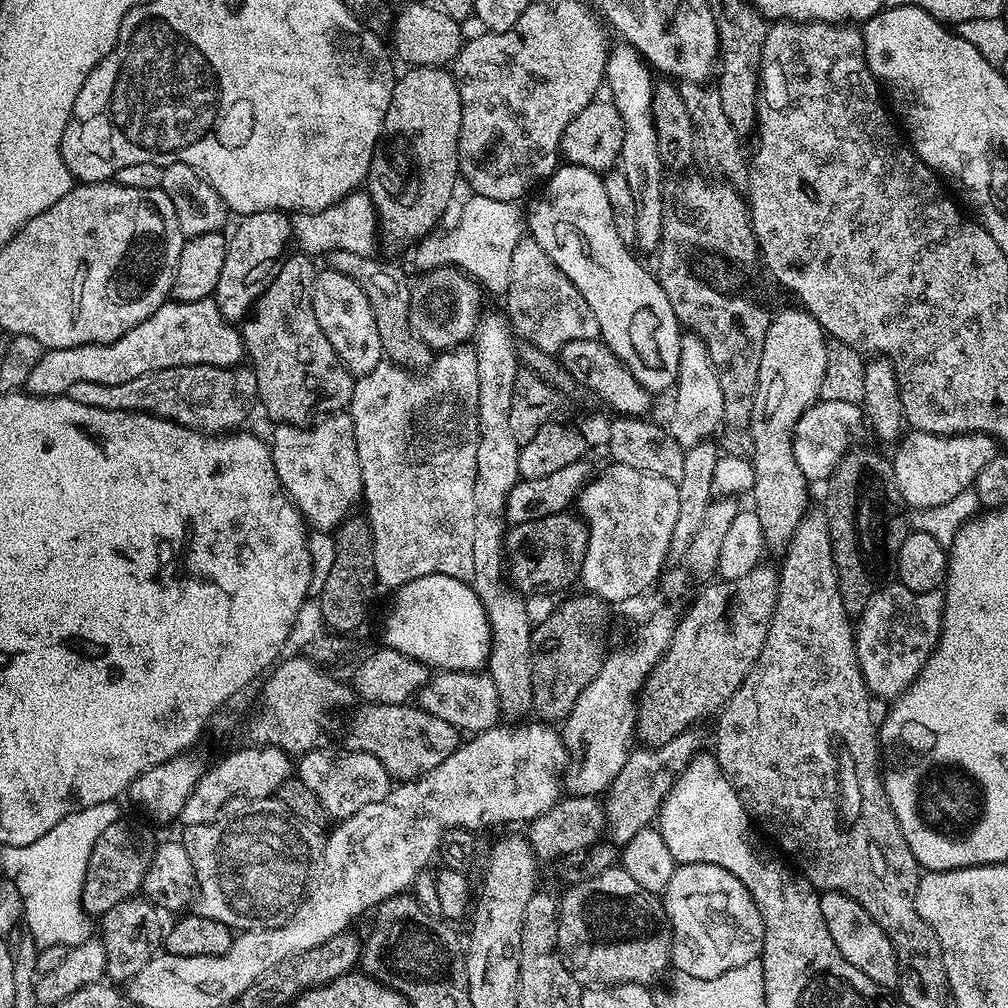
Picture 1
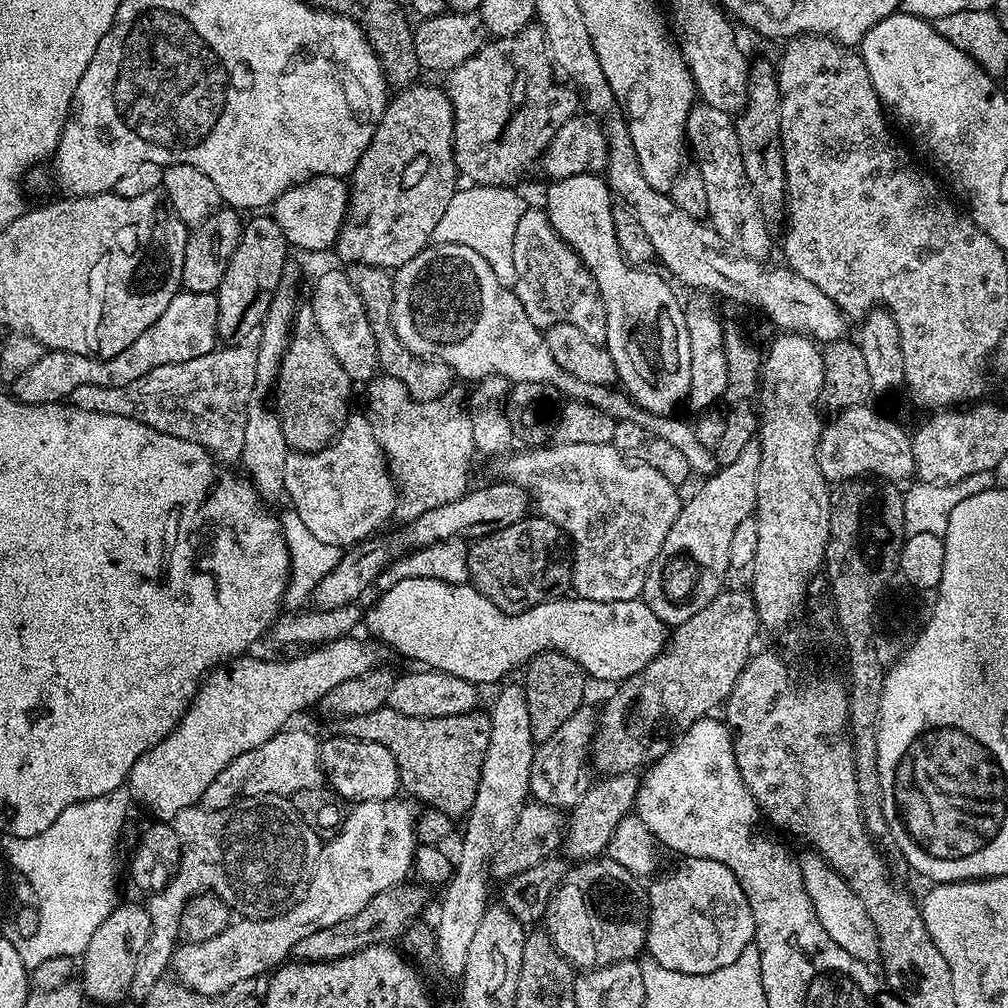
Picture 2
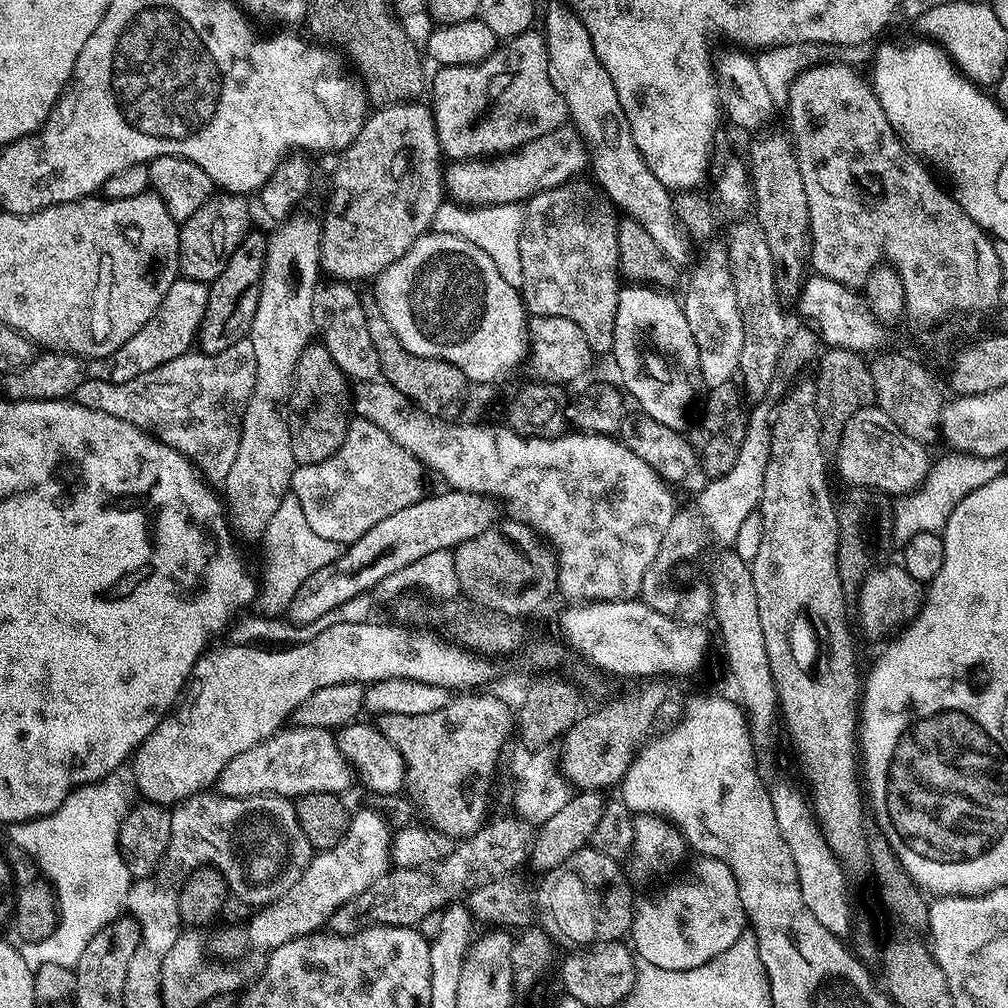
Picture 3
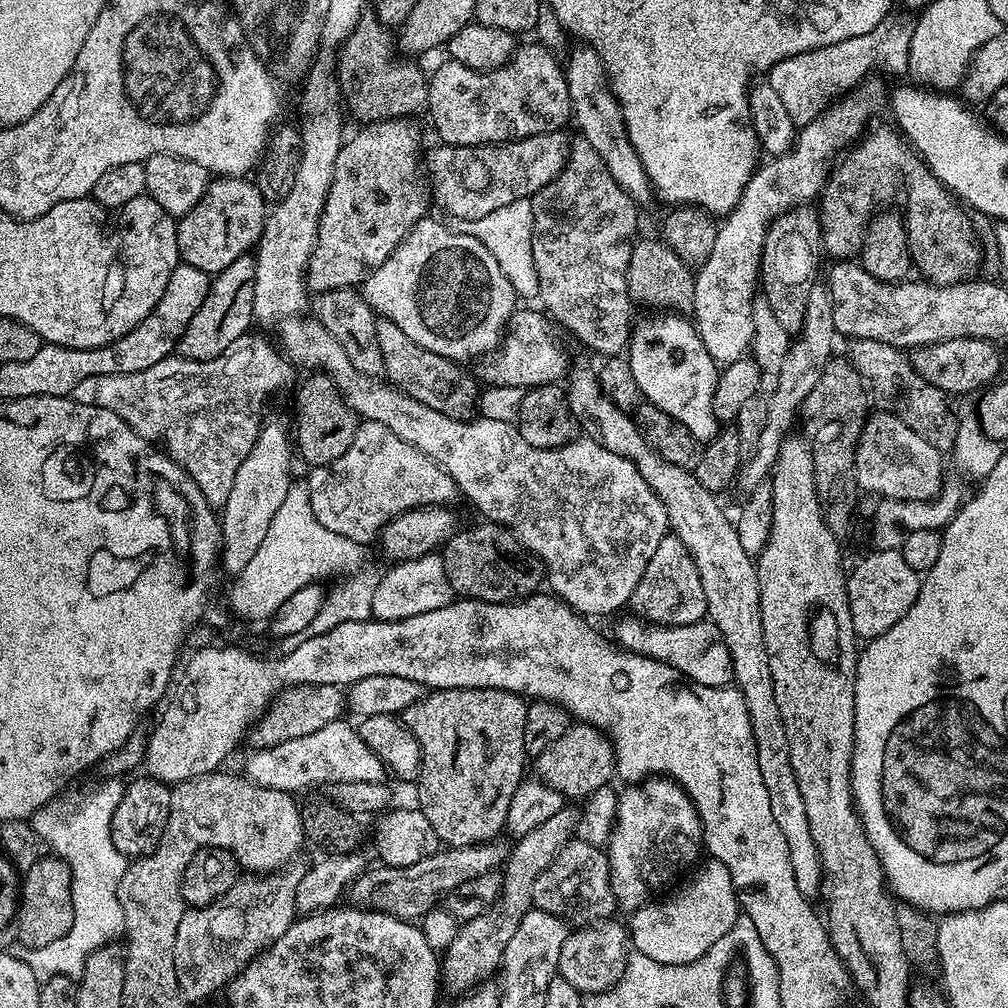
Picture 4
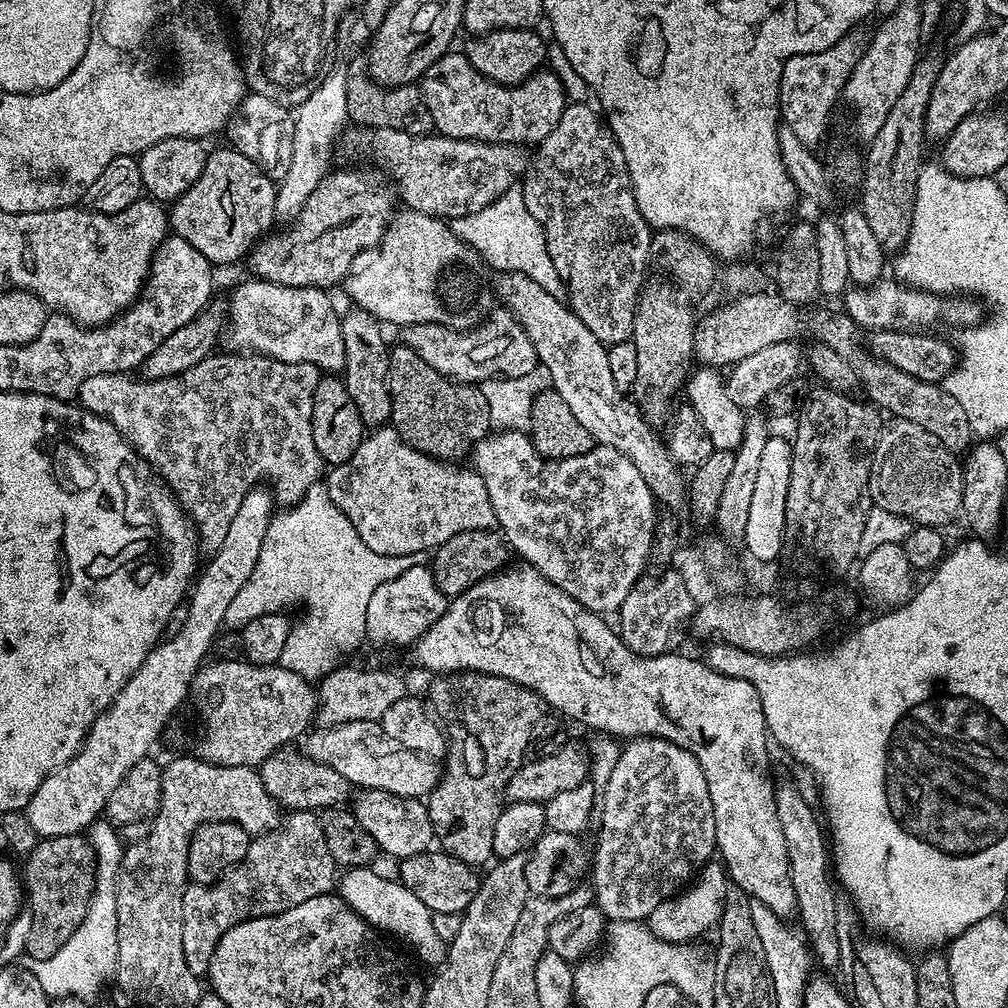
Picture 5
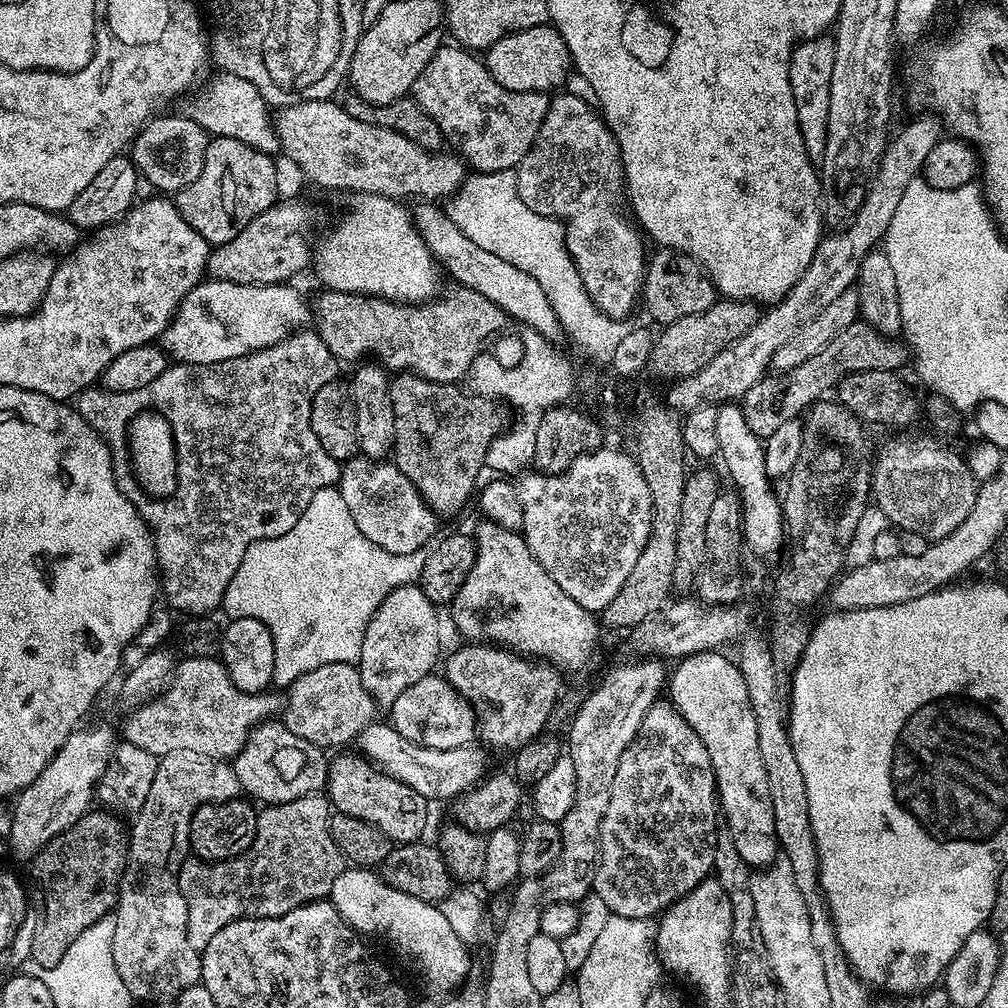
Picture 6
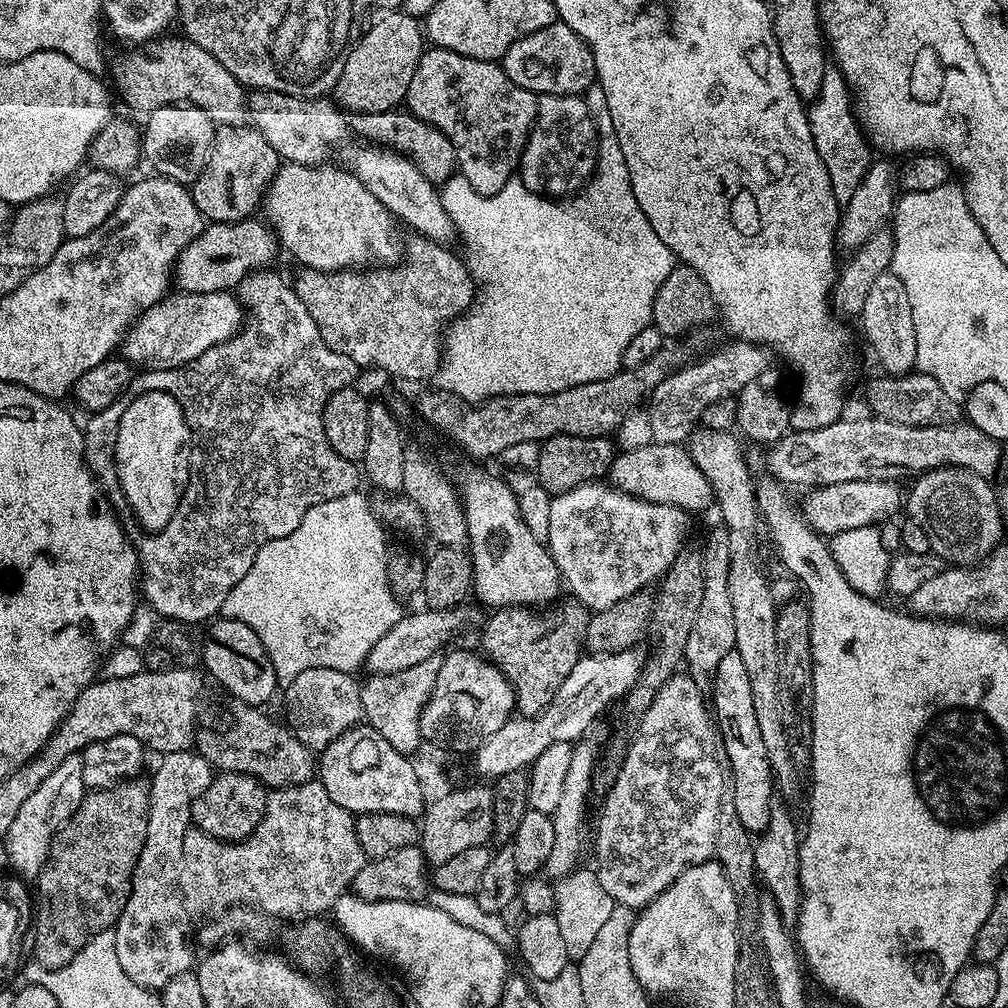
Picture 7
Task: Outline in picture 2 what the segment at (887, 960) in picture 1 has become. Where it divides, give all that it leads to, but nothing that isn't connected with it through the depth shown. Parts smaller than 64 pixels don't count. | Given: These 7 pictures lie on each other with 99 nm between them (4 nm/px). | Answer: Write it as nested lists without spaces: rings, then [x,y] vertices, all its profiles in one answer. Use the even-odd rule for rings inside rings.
[[[808,850],[805,856],[799,857],[799,861],[806,894],[810,894],[814,914],[818,914],[818,922],[822,922],[826,934],[830,934],[830,938],[834,938],[834,942],[838,942],[838,946],[842,946],[842,950],[850,954],[850,958],[858,958],[866,965],[879,961],[878,930],[874,922],[870,922],[870,914],[866,914],[866,906],[862,906],[862,898],[854,894],[852,887],[821,858],[819,852]]]

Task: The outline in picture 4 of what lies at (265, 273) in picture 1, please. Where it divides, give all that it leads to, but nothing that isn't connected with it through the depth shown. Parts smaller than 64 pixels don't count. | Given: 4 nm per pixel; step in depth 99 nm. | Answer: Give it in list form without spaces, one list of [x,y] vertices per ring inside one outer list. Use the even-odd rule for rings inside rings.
[[[251,255],[240,256],[226,270],[215,273],[211,277],[208,293],[198,306],[198,314],[186,326],[178,345],[179,355],[185,360],[209,360],[218,358],[226,350],[230,350],[238,338],[249,335],[251,324],[254,324],[254,282],[256,281],[256,262]]]

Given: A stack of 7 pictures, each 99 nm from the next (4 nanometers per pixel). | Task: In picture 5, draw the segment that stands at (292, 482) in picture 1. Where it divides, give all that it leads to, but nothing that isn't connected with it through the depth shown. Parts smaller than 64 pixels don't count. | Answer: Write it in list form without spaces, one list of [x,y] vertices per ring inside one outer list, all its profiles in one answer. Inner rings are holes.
[[[385,426],[369,431],[358,450],[350,454],[350,458],[335,465],[327,473],[326,483],[334,506],[338,506],[338,510],[342,510],[346,518],[350,518],[362,542],[366,542],[366,546],[370,546],[374,554],[419,557],[420,552],[431,553],[440,548],[442,542],[454,538],[454,534],[462,534],[466,530],[497,527],[494,506],[490,506],[490,494],[482,478],[471,467],[460,467],[464,466],[436,460],[433,456],[418,451],[406,443],[396,433],[395,428]]]

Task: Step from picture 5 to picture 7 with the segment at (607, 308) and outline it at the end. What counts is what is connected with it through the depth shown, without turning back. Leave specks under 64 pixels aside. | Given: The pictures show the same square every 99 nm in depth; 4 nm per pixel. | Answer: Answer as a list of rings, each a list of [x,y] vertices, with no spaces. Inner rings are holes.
[[[550,94],[549,96],[540,96],[536,101],[536,116],[532,120],[532,129],[528,135],[528,141],[524,147],[524,153],[520,156],[520,166],[518,169],[518,179],[524,183],[525,187],[531,192],[536,192],[539,196],[547,196],[549,198],[567,198],[580,191],[585,184],[588,183],[592,172],[596,168],[596,123],[592,121],[592,115],[588,109],[587,99],[580,96],[563,96],[562,94]]]

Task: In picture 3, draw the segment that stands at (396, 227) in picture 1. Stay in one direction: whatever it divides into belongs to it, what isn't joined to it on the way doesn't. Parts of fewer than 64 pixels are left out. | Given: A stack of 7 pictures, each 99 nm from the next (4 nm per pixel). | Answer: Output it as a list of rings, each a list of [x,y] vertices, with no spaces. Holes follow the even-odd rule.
[[[405,102],[403,104],[390,104],[377,107],[362,126],[362,130],[358,134],[356,141],[350,147],[345,148],[342,155],[337,159],[341,160],[337,162],[336,173],[332,176],[332,197],[329,198],[328,209],[324,212],[324,226],[322,224],[322,227],[319,229],[320,266],[329,277],[345,282],[357,282],[356,280],[364,280],[367,276],[375,278],[388,269],[394,262],[398,262],[398,258],[405,256],[414,246],[416,239],[431,229],[434,214],[446,196],[446,189],[444,187],[444,170],[446,164],[442,159],[440,143],[436,137],[436,119],[432,116],[432,109],[427,103],[420,103]]]

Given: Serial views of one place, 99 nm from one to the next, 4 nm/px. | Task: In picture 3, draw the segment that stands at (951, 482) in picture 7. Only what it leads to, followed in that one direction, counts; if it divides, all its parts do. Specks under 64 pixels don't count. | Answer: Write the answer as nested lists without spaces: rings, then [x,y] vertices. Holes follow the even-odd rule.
[[[865,406],[851,413],[840,432],[840,445],[836,448],[836,468],[845,480],[845,485],[857,488],[877,488],[893,498],[920,487],[928,477],[929,450],[923,443],[907,437],[899,429],[887,423],[879,424],[881,411],[876,406]]]

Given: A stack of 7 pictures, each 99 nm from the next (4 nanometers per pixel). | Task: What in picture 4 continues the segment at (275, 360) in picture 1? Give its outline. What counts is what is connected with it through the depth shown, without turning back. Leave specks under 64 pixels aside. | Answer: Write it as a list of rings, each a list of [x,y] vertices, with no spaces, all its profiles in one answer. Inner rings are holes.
[[[308,374],[296,392],[296,432],[294,428],[294,448],[308,466],[319,466],[342,458],[354,442],[358,417],[352,411],[347,399],[327,374]]]

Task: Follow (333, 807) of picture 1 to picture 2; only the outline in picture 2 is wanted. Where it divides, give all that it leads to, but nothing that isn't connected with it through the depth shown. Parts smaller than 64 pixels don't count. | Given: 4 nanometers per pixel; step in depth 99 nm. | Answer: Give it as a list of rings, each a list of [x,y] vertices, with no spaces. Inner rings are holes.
[[[343,734],[335,735],[320,745],[320,767],[332,791],[341,800],[391,800],[401,791],[396,759],[386,746],[369,740],[354,740]]]

